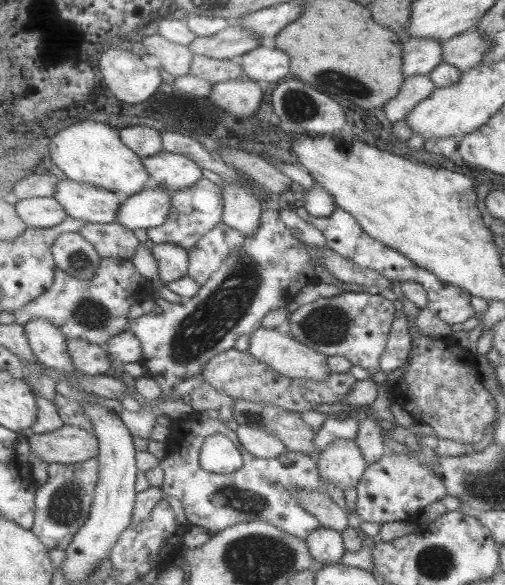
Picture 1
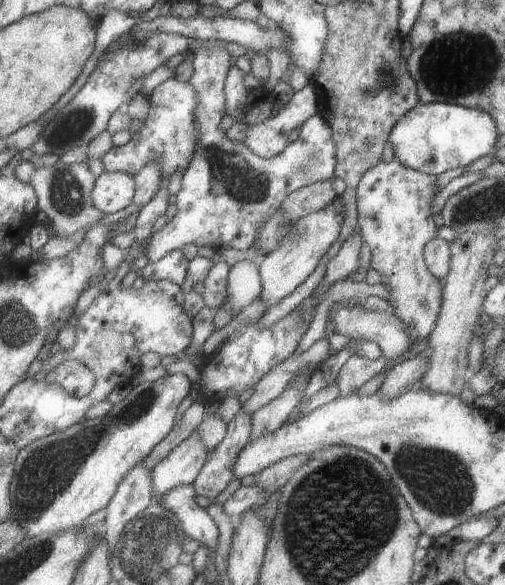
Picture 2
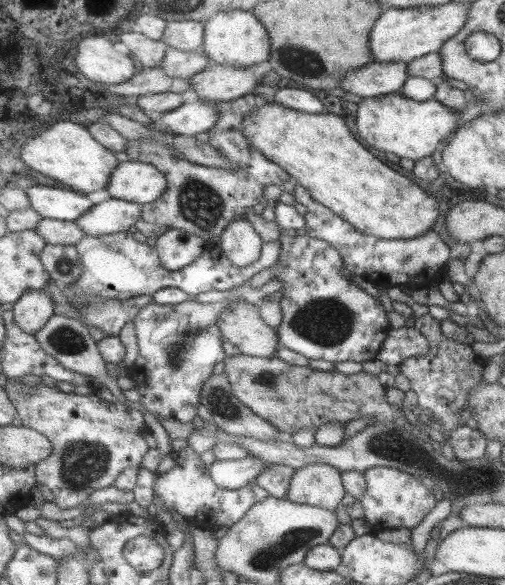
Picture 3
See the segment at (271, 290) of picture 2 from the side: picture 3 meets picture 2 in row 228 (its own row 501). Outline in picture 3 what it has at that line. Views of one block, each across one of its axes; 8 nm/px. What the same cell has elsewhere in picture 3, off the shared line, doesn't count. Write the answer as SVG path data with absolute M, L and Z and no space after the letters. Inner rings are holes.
M316 462L296 470L286 498L334 511L341 506L341 500L347 494L343 472L331 464Z

